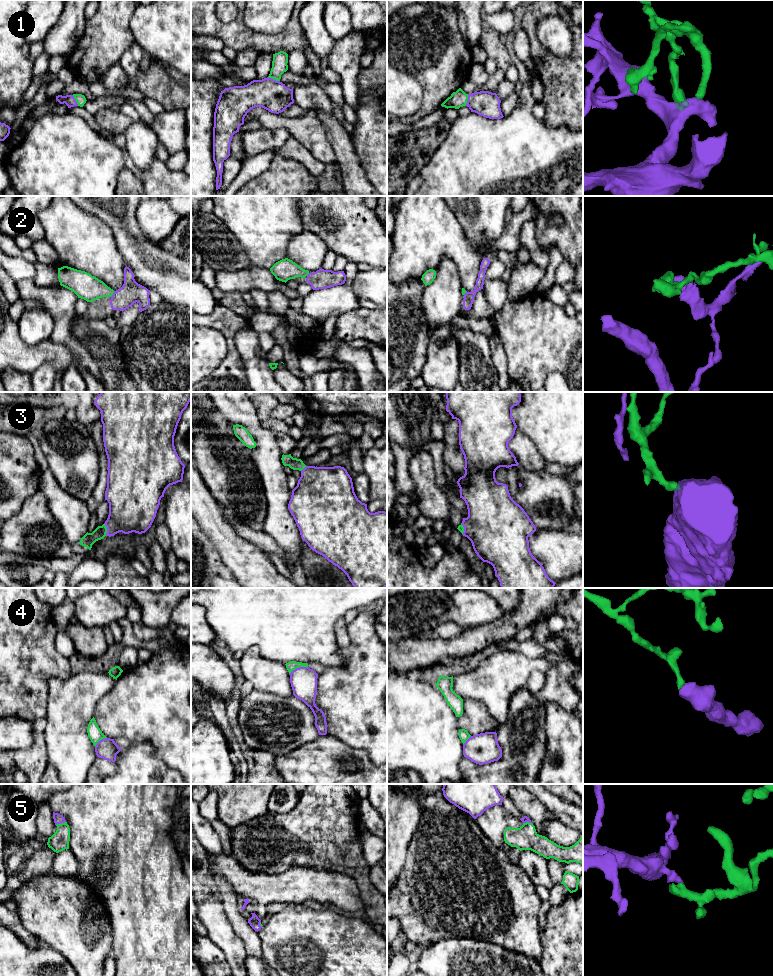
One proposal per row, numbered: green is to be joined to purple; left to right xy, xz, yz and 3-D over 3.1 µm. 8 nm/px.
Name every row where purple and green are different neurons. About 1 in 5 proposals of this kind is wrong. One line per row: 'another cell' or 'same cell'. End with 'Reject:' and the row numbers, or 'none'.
1: same cell
2: same cell
3: same cell
4: another cell
5: same cell
Reject: 4

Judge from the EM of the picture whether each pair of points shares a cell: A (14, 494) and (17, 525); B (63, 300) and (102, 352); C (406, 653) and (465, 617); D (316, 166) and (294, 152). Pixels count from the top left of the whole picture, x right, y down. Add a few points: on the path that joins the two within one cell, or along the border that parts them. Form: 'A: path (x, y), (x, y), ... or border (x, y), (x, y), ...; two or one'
A: border (31, 495), (25, 500), (21, 509), (10, 517); two
B: border (76, 315), (71, 322), (72, 332); two
C: border (488, 622), (479, 626), (465, 628); two
D: path (311, 163), (299, 153); one

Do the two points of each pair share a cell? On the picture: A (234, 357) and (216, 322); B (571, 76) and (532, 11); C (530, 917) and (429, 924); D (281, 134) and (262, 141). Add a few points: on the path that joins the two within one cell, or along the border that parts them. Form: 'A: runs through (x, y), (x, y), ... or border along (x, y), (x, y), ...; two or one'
A: runs through (231, 348), (230, 335), (225, 330); one
B: runs through (553, 65), (536, 48), (532, 29); one
C: runs through (505, 916), (454, 916); one
D: runs through (276, 138), (267, 139); one

